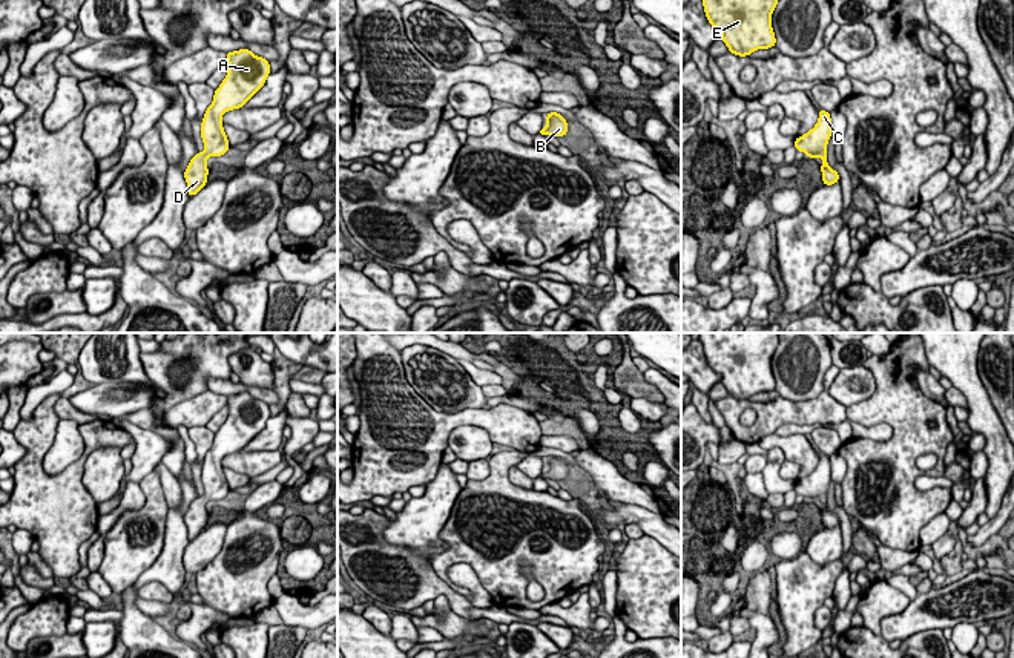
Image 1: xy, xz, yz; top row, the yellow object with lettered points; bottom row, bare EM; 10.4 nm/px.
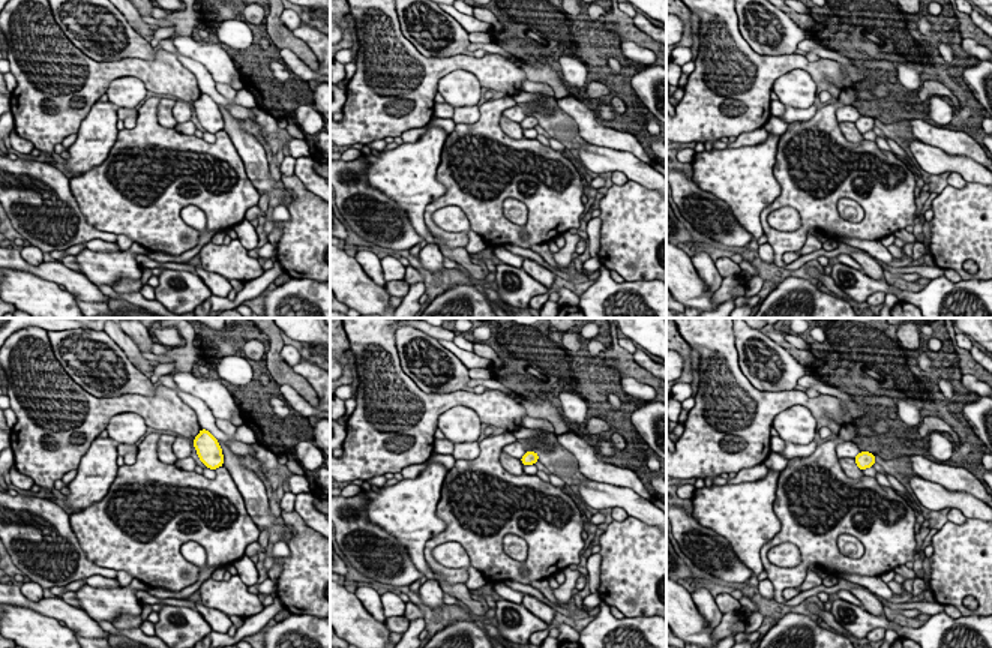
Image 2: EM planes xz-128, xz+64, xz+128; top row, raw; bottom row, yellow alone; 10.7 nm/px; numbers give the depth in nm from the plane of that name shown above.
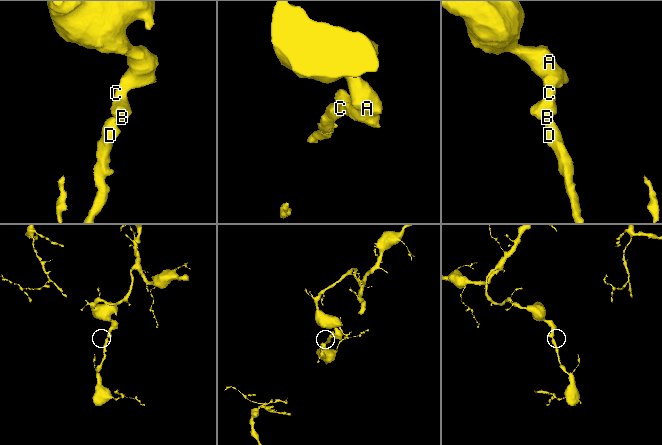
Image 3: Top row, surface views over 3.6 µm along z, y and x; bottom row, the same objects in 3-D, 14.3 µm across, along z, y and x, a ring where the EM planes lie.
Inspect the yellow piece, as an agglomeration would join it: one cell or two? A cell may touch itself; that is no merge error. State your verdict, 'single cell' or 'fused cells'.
single cell

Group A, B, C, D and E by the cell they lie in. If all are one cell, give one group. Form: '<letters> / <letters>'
A B C D E

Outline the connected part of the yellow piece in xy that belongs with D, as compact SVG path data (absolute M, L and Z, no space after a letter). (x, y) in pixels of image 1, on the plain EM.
M239 393L233 396L227 396L227 406L229 416L218 433L215 433L213 445L207 451L202 466L201 466L201 482L204 486L204 494L198 495L189 506L187 512L184 514L184 521L189 532L189 540L196 538L207 526L209 512L206 505L210 500L222 500L230 488L227 479L222 471L222 459L229 454L242 451L264 428L268 420L270 406L255 399L249 393Z

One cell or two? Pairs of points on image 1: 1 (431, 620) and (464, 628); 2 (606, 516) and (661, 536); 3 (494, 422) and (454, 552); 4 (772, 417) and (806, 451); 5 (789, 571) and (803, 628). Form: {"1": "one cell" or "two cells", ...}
{"1": "one cell", "2": "one cell", "3": "two cells", "4": "two cells", "5": "one cell"}

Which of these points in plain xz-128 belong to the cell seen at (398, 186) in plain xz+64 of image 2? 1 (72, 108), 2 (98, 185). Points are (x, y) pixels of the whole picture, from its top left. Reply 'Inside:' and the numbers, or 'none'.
Inside: none

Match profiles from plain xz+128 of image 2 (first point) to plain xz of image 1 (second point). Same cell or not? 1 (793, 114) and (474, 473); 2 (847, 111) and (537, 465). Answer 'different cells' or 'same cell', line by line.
1: same cell
2: same cell

